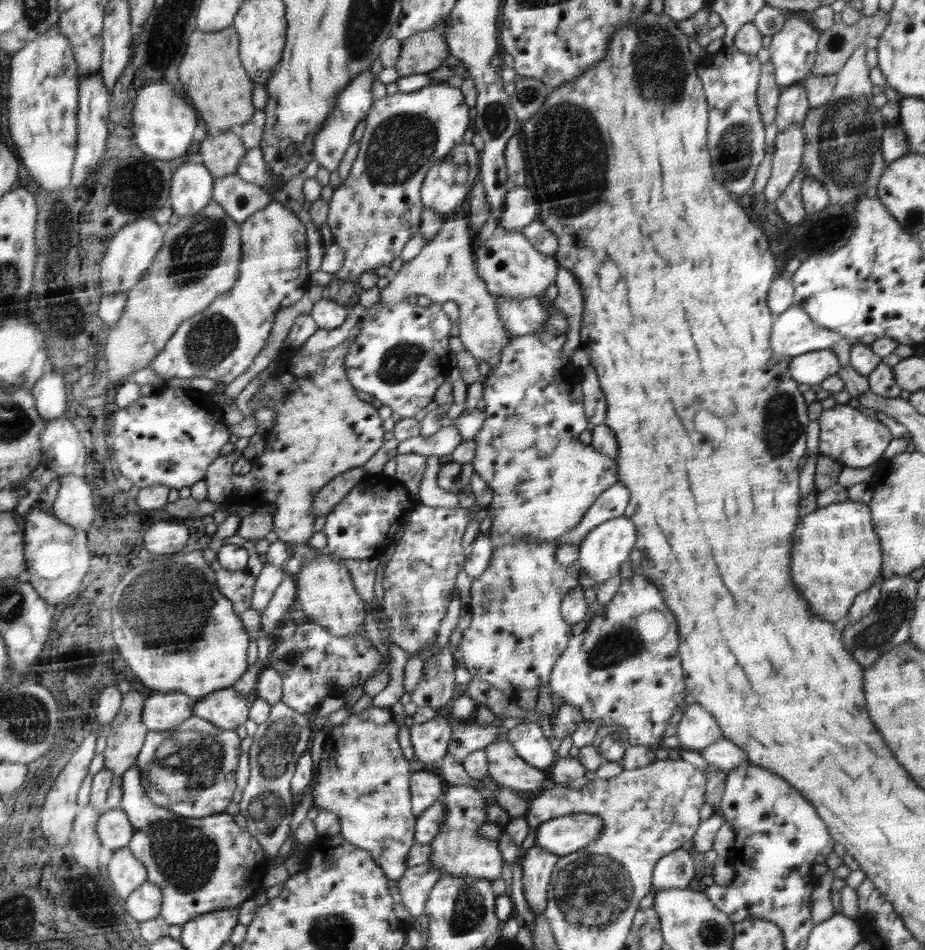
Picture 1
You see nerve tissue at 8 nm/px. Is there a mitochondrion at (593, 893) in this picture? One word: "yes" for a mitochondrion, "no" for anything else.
yes

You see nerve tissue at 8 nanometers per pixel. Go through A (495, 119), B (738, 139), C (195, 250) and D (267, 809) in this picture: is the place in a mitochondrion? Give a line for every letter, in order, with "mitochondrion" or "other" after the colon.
A: mitochondrion
B: mitochondrion
C: mitochondrion
D: mitochondrion

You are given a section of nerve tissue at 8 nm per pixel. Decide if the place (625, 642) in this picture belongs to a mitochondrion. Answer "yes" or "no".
yes

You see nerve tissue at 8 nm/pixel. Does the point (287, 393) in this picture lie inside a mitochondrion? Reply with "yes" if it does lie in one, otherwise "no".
no

